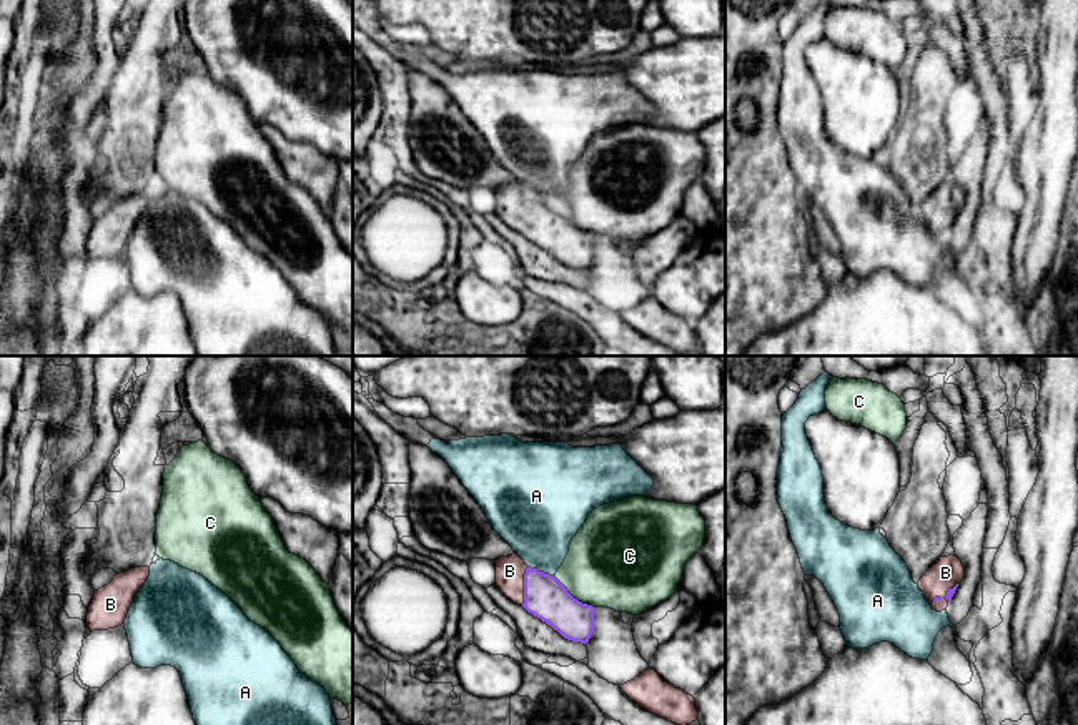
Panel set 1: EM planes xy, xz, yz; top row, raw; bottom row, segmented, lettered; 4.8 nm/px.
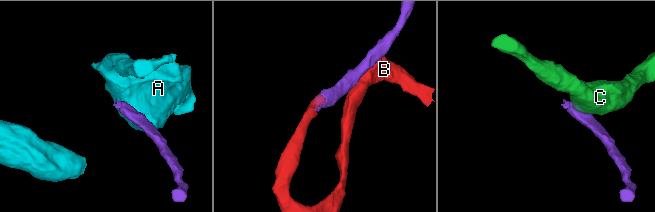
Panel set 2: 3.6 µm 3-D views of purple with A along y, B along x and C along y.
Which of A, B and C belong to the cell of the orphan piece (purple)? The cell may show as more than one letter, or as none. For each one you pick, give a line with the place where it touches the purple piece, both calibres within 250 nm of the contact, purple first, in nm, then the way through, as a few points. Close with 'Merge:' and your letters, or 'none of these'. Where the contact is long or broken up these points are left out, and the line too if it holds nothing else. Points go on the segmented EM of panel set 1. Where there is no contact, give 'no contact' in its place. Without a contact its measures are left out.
B: contact xz (524, 586); calibres 200 and 140 nm
Merge: B

